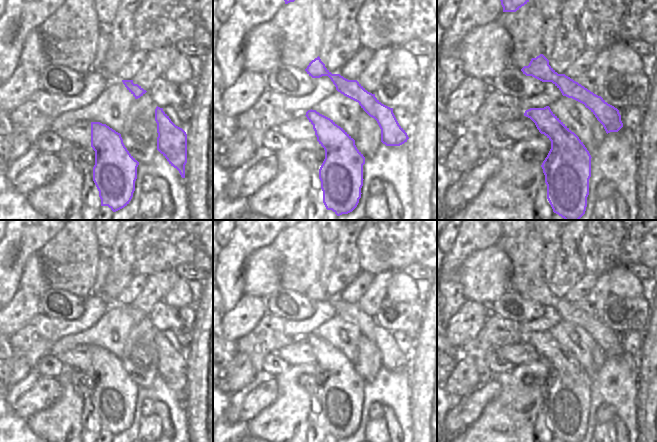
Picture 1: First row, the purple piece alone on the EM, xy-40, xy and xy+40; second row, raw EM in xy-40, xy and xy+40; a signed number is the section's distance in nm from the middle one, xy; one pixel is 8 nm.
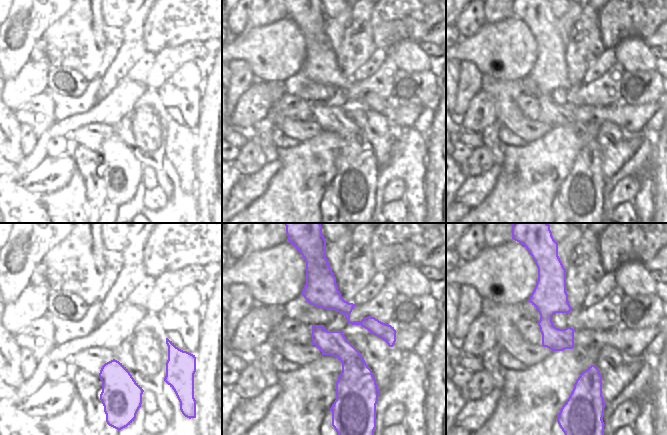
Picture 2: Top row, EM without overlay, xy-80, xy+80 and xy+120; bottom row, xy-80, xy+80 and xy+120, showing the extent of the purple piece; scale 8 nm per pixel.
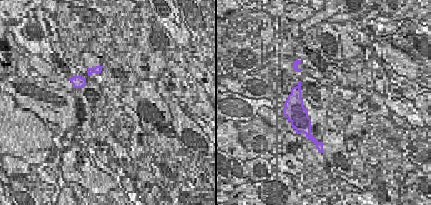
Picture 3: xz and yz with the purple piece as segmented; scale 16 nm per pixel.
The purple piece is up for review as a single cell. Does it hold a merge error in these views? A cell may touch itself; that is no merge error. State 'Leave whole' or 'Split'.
Leave whole

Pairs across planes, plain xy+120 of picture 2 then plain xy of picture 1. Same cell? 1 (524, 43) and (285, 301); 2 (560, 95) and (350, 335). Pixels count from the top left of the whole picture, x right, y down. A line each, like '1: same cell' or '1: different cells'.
1: different cells
2: different cells

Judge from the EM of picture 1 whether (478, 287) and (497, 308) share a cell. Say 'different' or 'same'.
different

